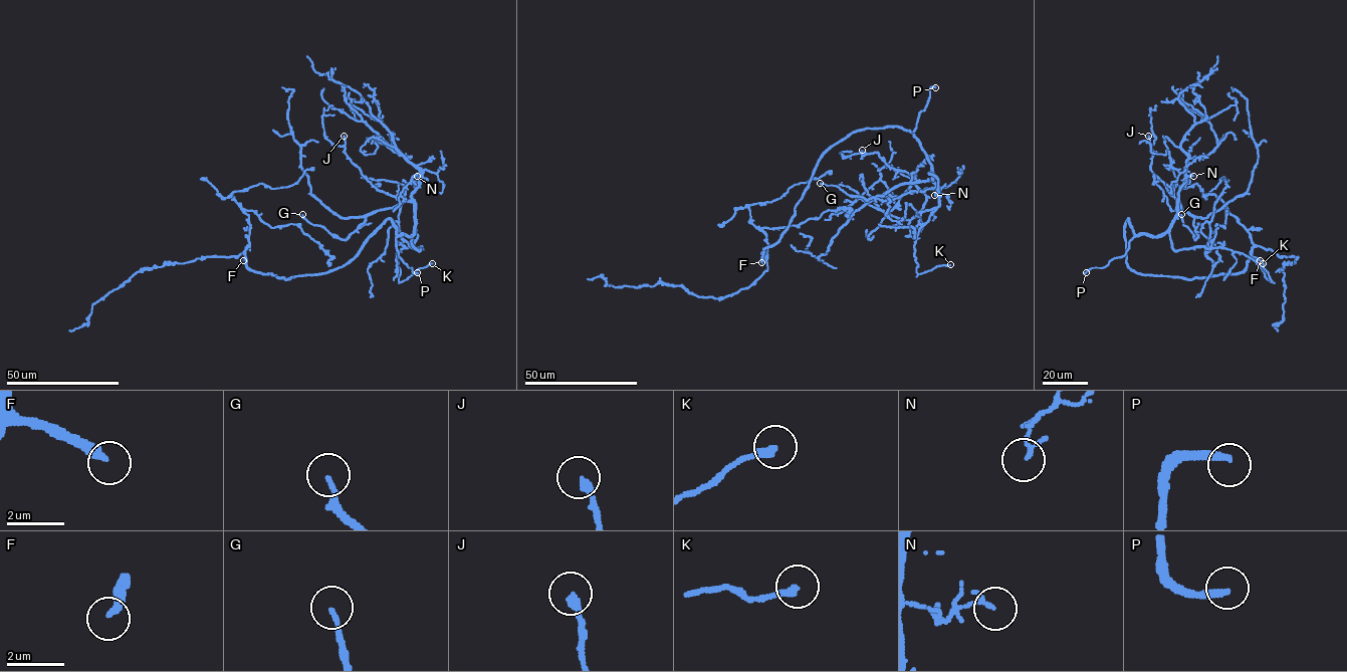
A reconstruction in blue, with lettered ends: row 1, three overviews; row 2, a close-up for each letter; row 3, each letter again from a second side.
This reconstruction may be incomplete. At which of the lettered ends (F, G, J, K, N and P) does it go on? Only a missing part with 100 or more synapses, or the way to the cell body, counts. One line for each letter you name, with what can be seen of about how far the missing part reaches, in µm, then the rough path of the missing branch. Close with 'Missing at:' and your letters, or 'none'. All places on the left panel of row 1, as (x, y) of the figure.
F: 120 µm | (243, 260), (232, 285), (240, 292), (213, 310), (219, 319), (304, 313), (321, 301)
P: 15 µm | (417, 272), (425, 271), (439, 256)
Missing at: F, P

